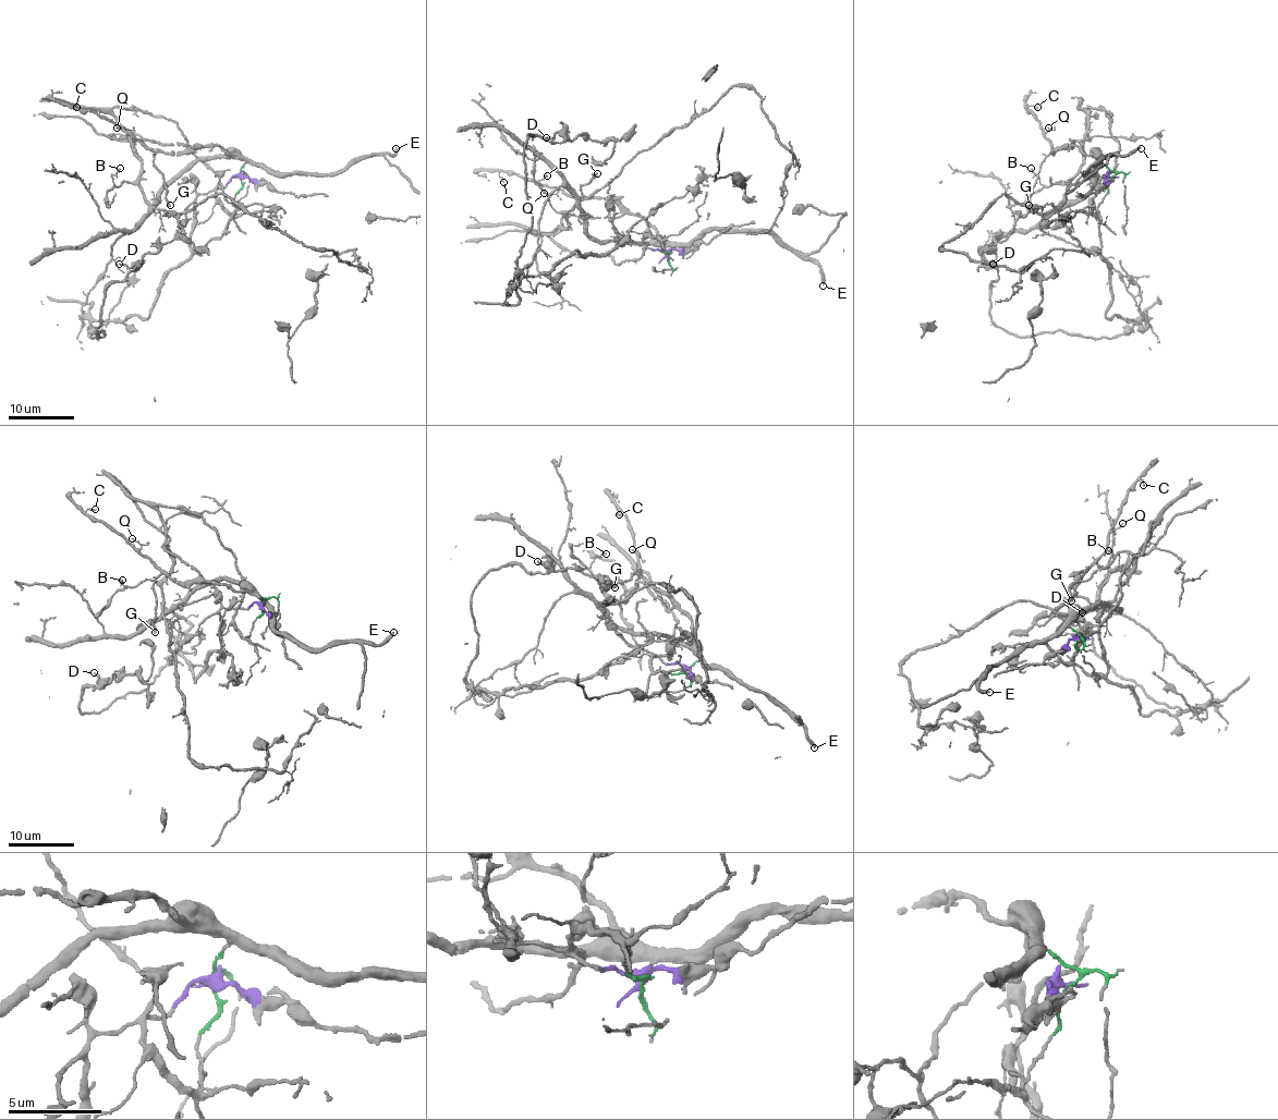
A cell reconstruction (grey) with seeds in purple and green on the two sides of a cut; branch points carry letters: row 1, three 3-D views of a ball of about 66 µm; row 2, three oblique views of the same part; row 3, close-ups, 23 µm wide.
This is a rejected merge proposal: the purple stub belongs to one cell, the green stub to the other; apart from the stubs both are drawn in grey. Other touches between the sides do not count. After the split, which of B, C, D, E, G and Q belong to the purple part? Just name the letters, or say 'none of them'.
B, D

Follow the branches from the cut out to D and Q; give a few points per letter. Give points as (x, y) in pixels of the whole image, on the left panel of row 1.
D: (240, 178), (197, 197), (191, 255), (147, 316), (92, 321), (92, 338), (102, 293), (136, 268), (120, 264)
Q: (240, 178), (244, 161), (217, 146), (191, 146), (166, 155), (147, 149), (126, 129), (117, 126)

